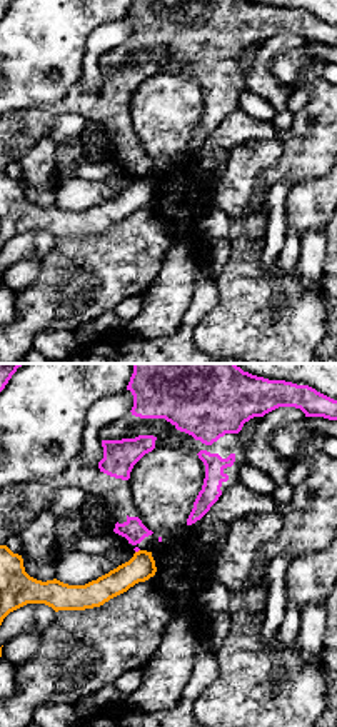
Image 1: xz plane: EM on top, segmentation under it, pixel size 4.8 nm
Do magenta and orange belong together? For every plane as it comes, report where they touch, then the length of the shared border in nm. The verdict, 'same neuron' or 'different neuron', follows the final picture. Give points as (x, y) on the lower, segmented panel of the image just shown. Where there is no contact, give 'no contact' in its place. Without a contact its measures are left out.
(137, 551) | 30 nm

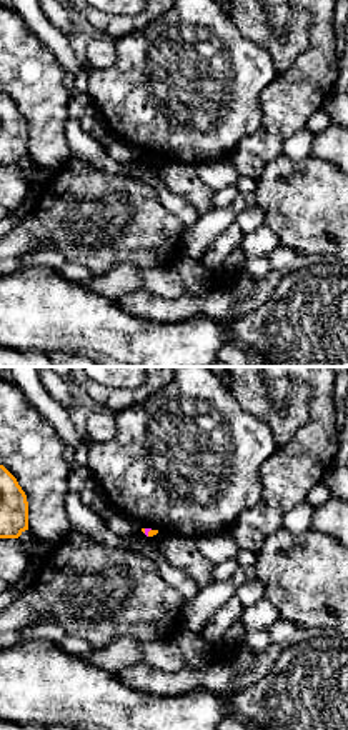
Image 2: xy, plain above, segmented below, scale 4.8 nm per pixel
(147, 532) | 50 nm

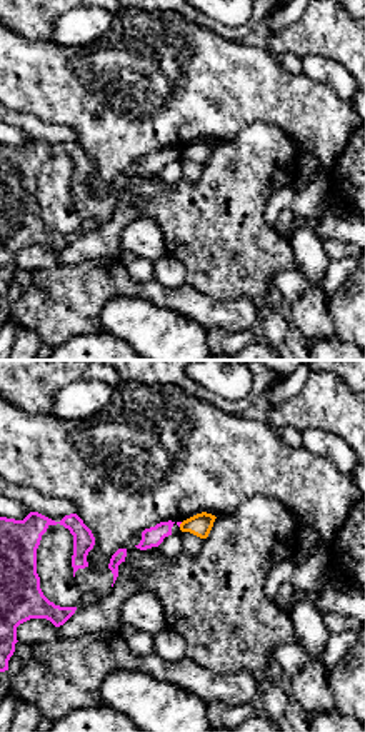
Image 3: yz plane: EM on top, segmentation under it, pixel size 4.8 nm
(180, 522) | 30 nm

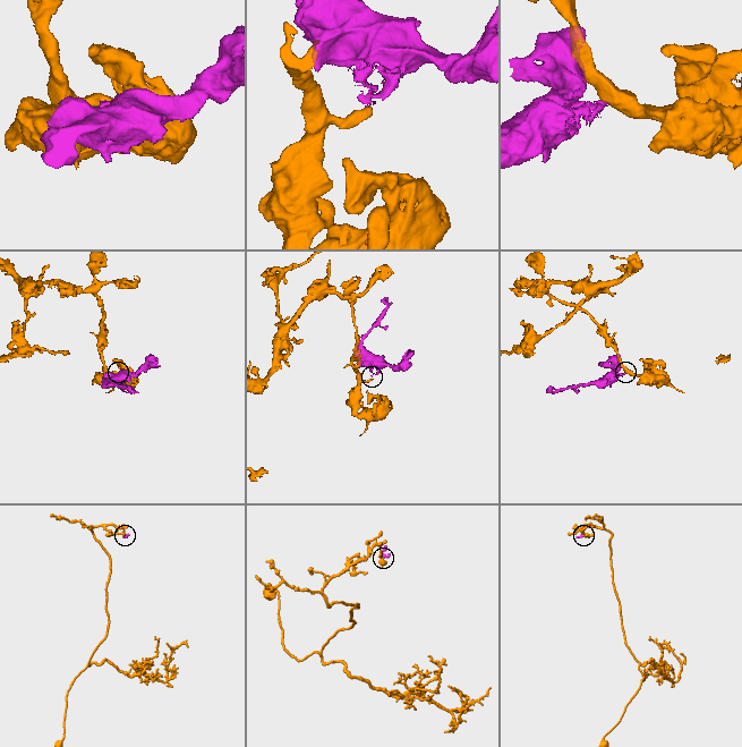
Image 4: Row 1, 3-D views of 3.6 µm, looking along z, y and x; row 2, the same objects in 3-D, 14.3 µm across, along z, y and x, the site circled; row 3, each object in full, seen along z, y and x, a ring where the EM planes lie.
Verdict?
different neuron

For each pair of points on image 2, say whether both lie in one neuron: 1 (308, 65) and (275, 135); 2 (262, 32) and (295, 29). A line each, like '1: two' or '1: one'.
1: one
2: one

